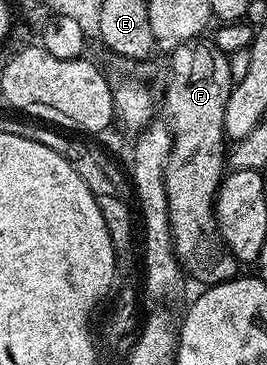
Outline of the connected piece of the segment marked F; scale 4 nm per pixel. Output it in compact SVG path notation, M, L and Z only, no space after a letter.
M197 39L195 41L183 41L178 48L171 50L170 57L172 62L168 65L168 86L164 89L164 113L168 130L172 132L172 150L168 156L168 163L164 166L164 186L166 187L166 199L168 200L168 226L172 232L172 252L176 254L177 262L185 274L188 273L196 281L201 281L201 286L207 287L209 285L217 285L223 281L230 280L231 277L237 276L241 272L241 262L237 261L231 253L225 251L223 248L217 247L212 249L212 237L217 236L218 230L216 227L216 218L214 216L214 202L216 200L216 191L220 187L222 174L224 169L224 145L226 146L226 138L224 135L224 116L226 115L226 99L230 95L232 86L234 84L234 73L232 77L232 69L228 66L229 58L221 49L217 49L215 44L204 42L204 39Z

